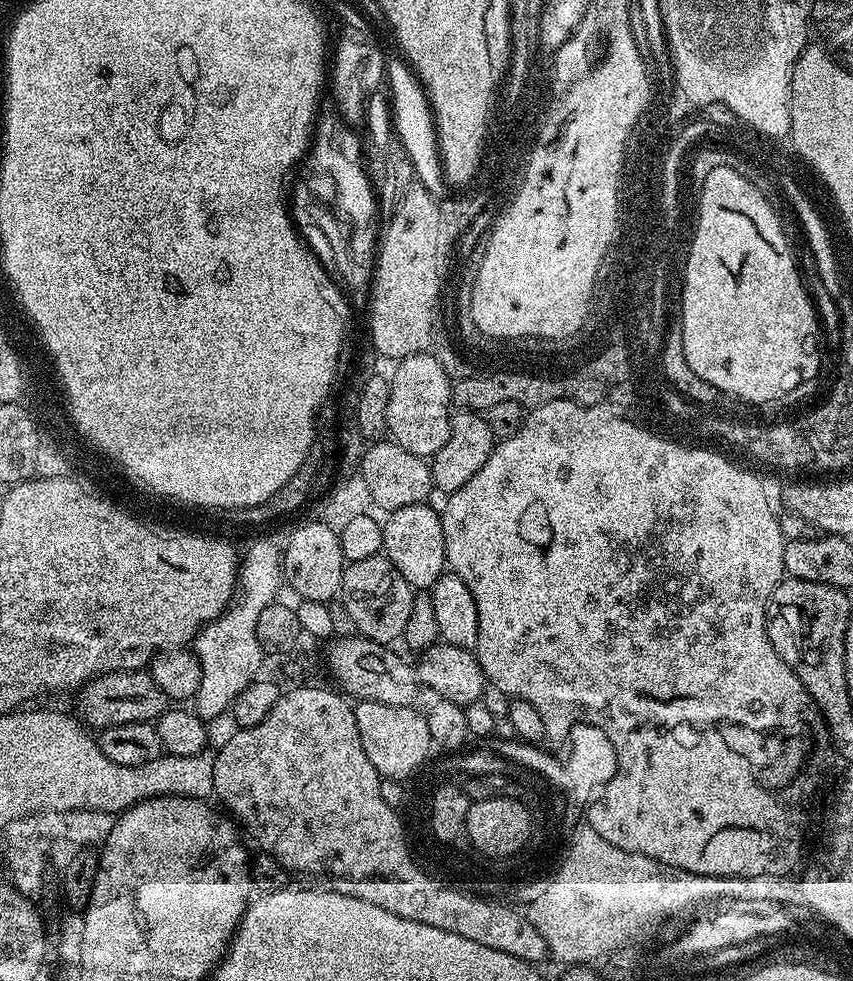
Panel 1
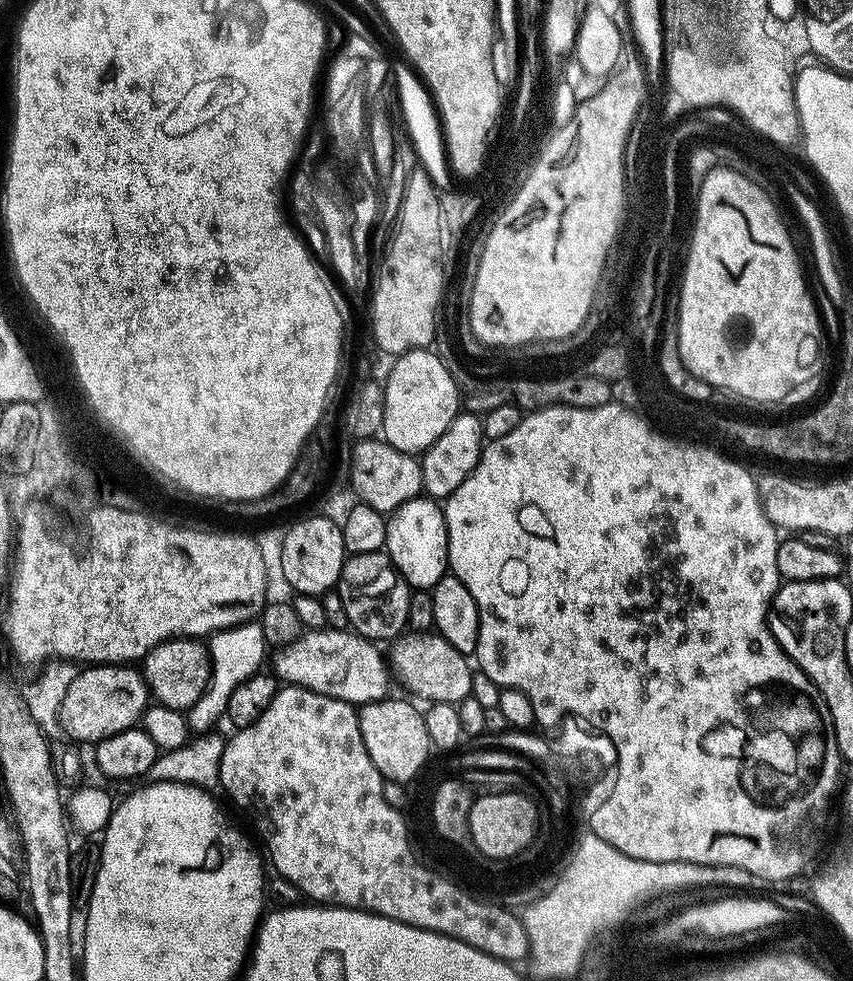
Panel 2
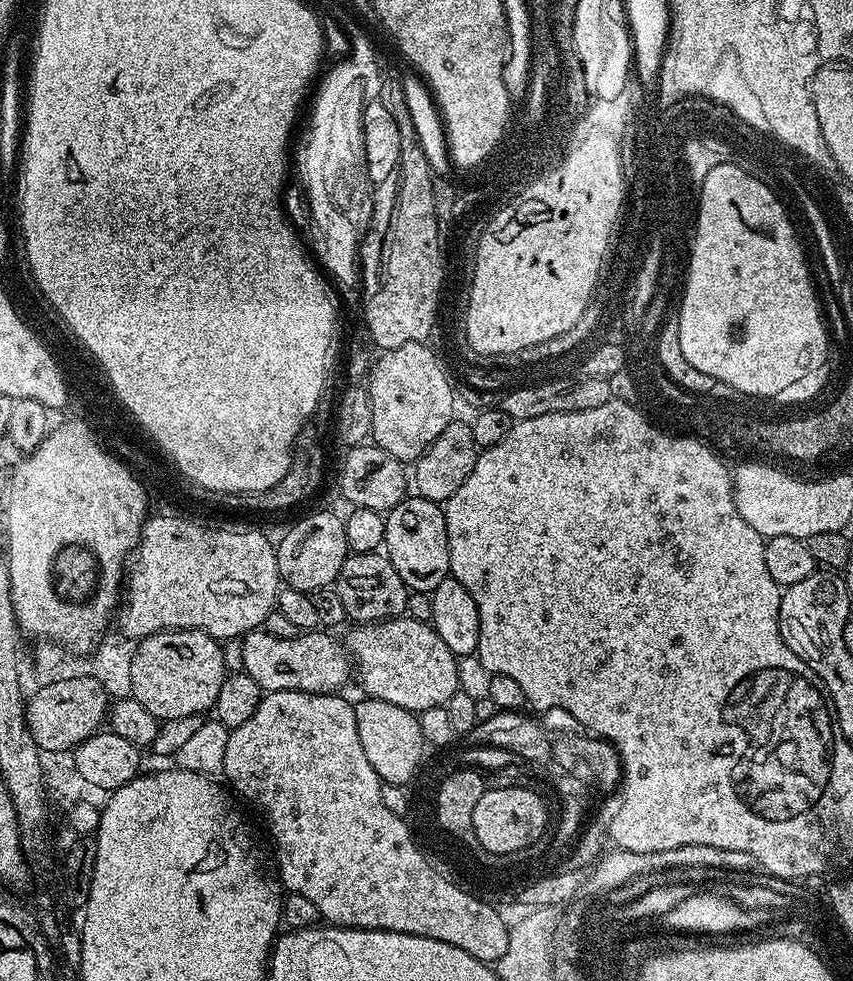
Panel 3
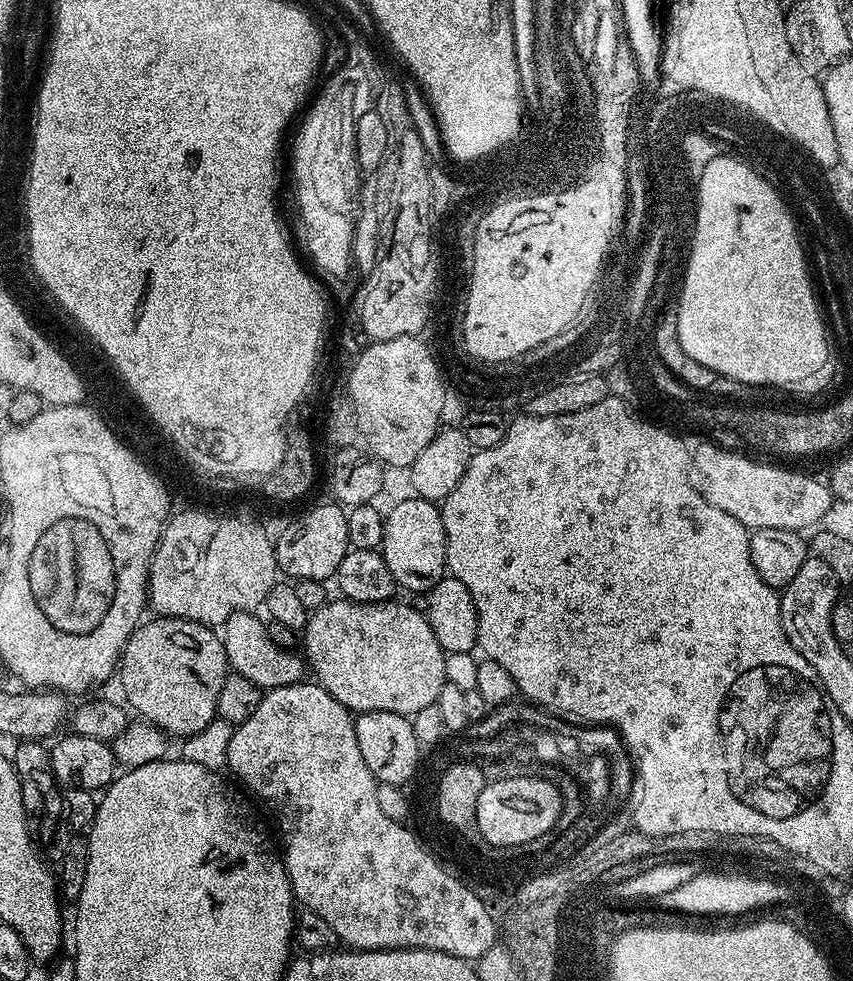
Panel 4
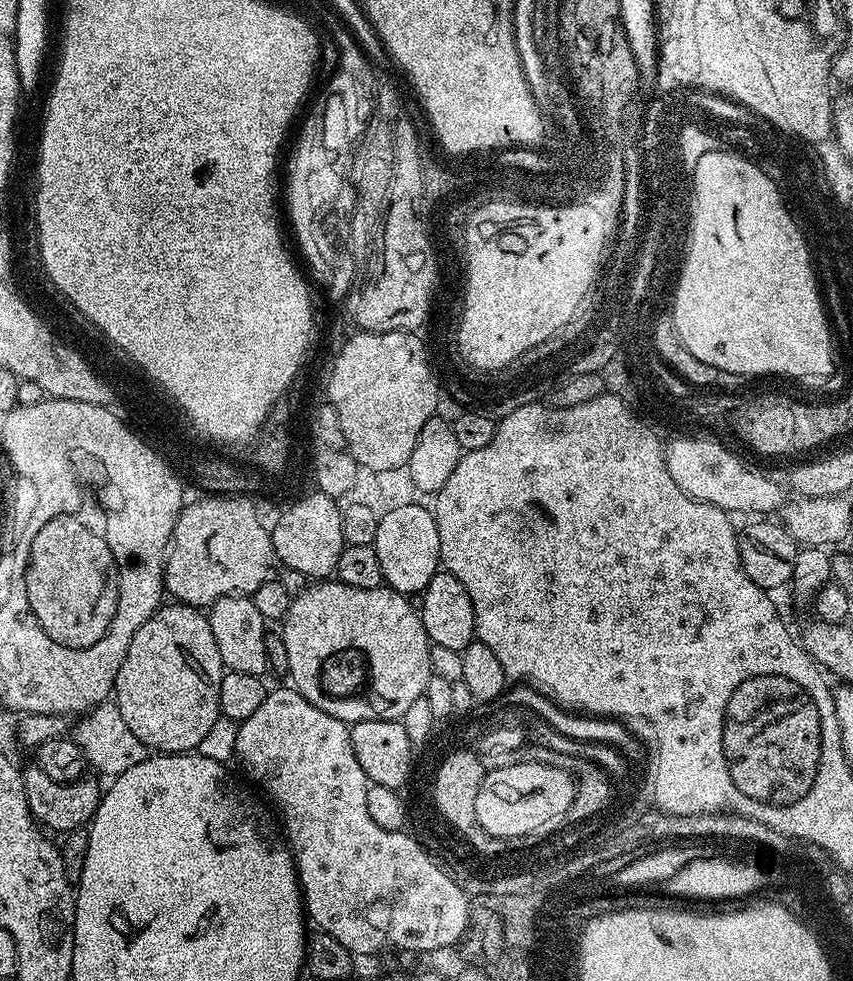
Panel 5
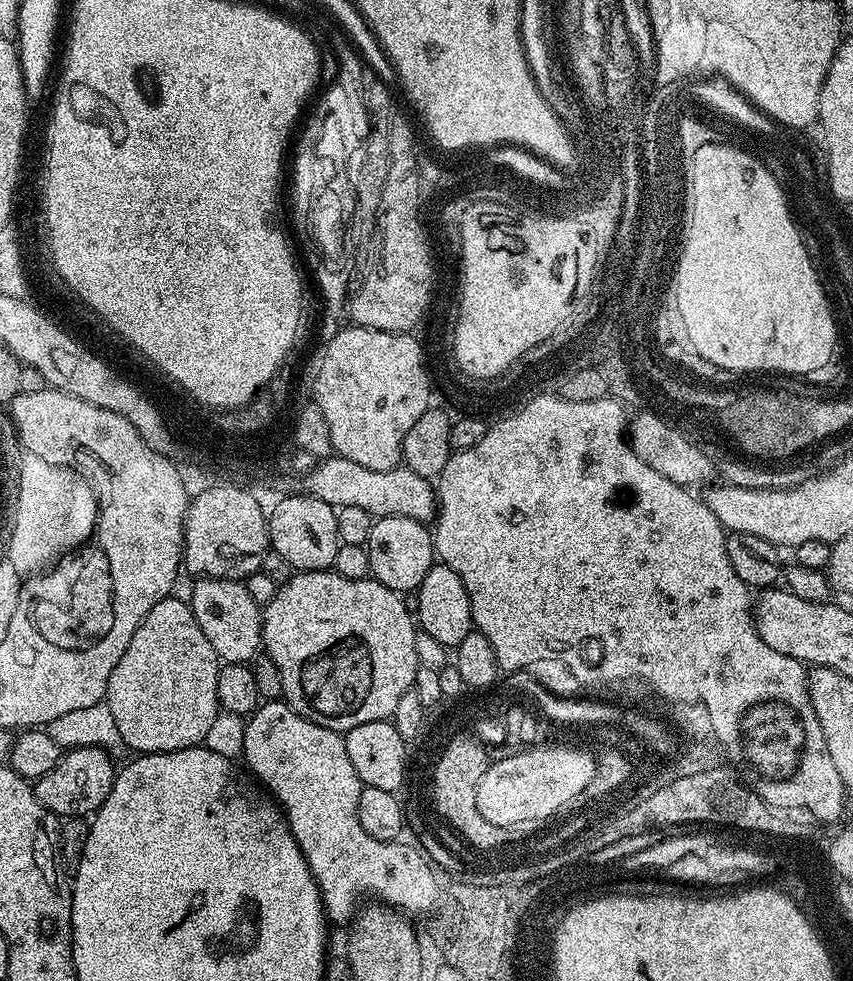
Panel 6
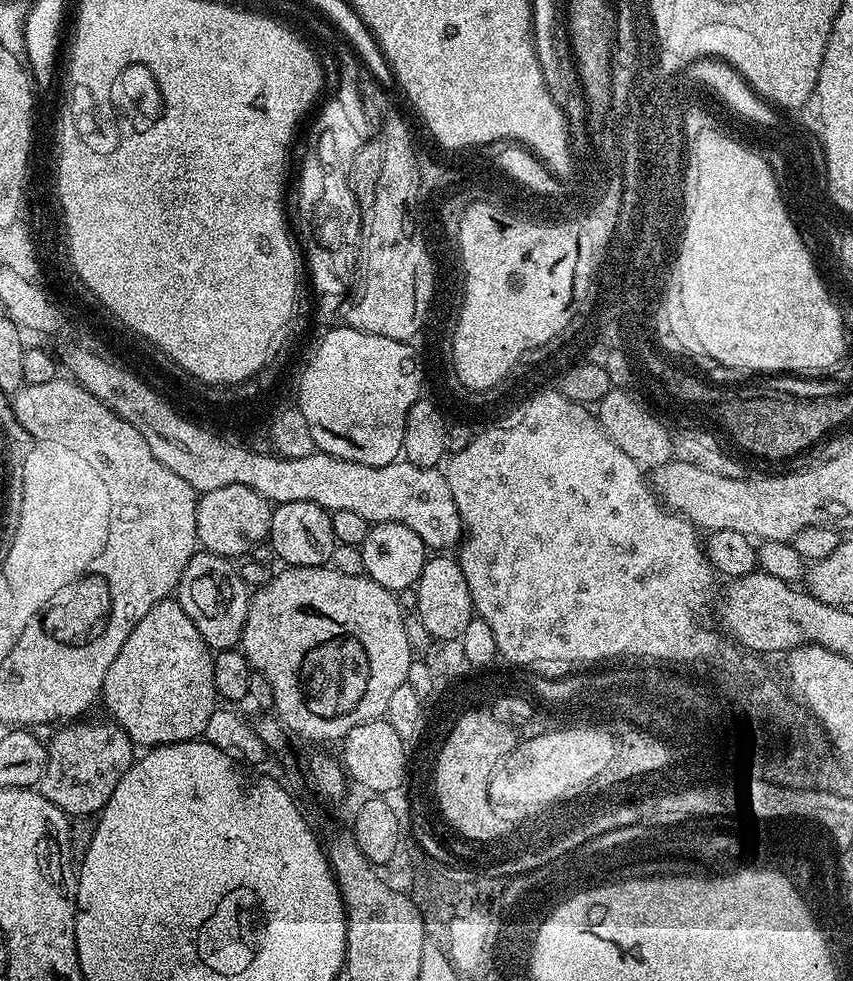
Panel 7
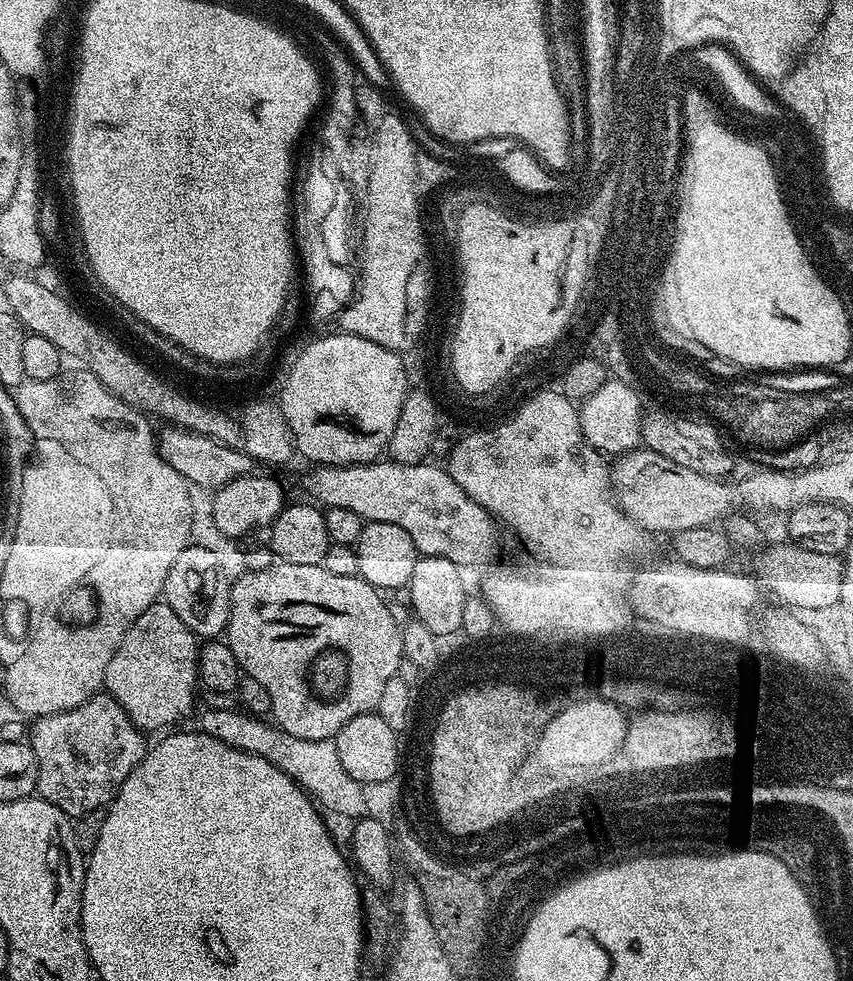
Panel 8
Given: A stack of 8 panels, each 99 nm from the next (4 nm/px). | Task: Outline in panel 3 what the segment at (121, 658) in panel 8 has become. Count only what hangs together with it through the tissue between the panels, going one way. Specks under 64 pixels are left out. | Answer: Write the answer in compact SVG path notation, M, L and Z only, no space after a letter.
M179 628L178 630L170 630L169 632L156 632L152 636L146 636L143 640L135 645L133 661L130 667L130 686L132 687L131 699L142 702L142 706L146 706L146 710L150 710L150 714L154 714L157 720L163 722L165 720L173 720L174 718L186 718L187 716L199 716L208 714L216 707L216 699L218 698L218 690L222 690L222 682L226 675L224 666L224 650L221 641L215 640L210 634L206 634L202 630L194 630L193 628Z

